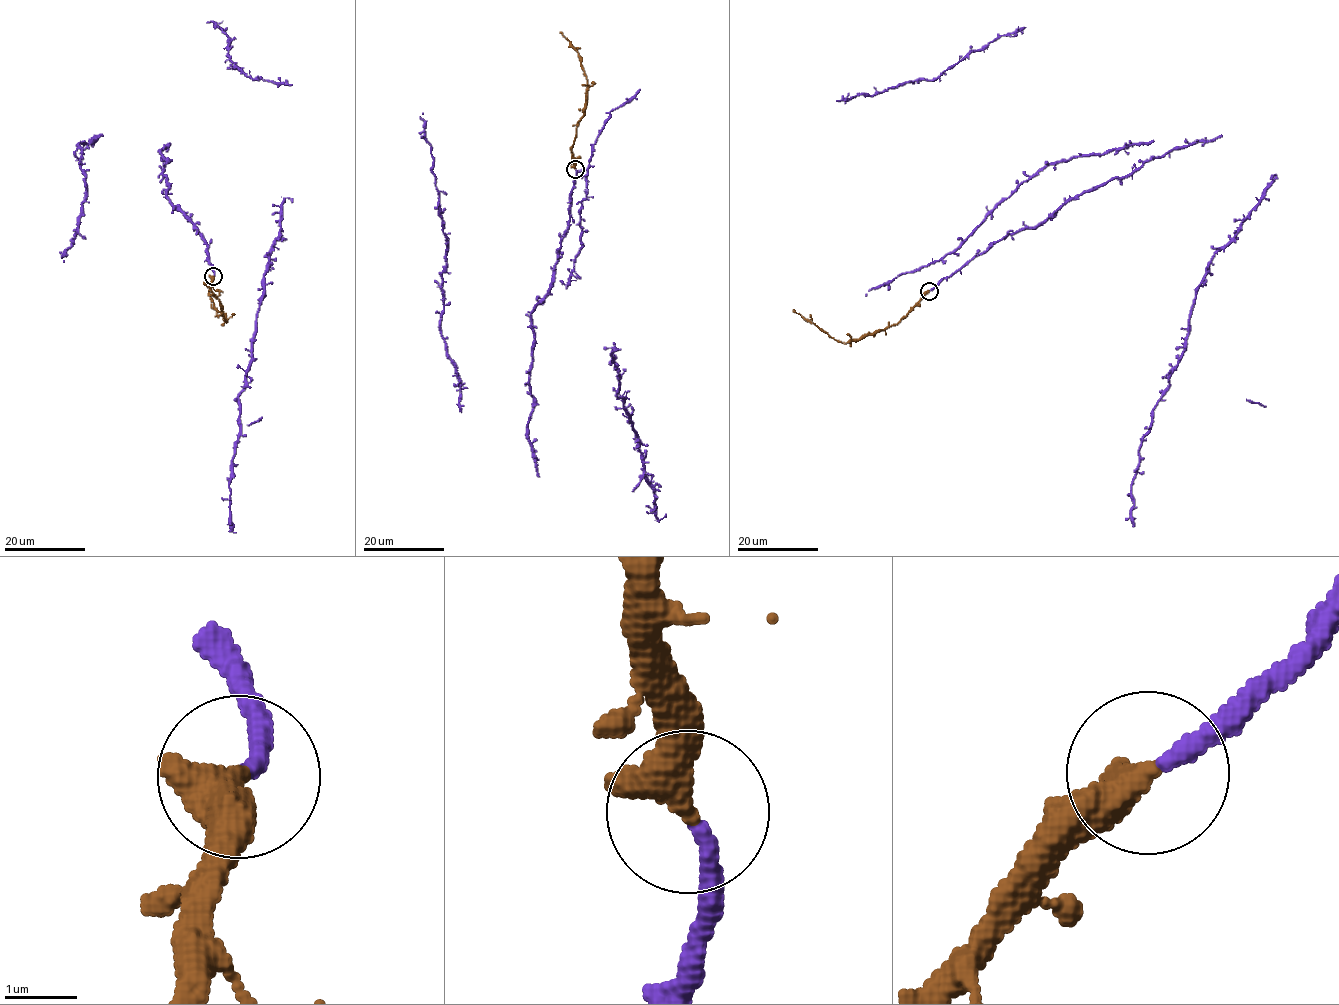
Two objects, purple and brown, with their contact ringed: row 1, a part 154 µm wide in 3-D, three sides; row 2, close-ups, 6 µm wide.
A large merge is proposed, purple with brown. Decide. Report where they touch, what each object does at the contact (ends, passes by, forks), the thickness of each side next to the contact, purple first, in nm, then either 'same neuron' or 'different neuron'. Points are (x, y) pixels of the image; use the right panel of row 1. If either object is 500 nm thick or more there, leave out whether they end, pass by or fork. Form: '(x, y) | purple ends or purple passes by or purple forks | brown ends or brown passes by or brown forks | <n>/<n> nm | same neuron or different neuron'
(929, 291) | 240/550 nm | same neuron

